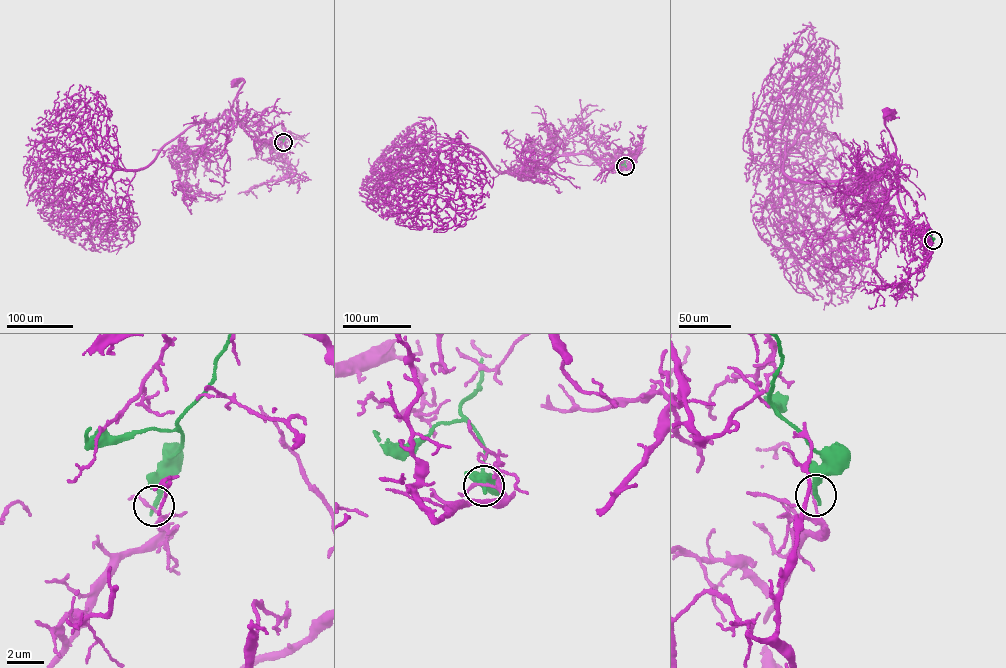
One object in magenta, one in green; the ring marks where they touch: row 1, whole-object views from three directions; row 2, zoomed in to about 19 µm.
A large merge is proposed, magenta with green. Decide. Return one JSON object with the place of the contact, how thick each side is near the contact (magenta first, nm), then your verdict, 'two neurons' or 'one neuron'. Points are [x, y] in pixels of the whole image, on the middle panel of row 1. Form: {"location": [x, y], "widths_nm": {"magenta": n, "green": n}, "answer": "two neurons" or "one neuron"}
{"location": [625, 166], "widths_nm": {"magenta": 150, "green": 280}, "answer": "two neurons"}

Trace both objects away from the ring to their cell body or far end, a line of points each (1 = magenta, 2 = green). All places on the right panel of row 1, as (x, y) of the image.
1: (933, 240), (930, 248), (926, 238), (908, 223), (899, 202), (896, 145), (884, 117), (889, 113)
2: (933, 241), (929, 229)

